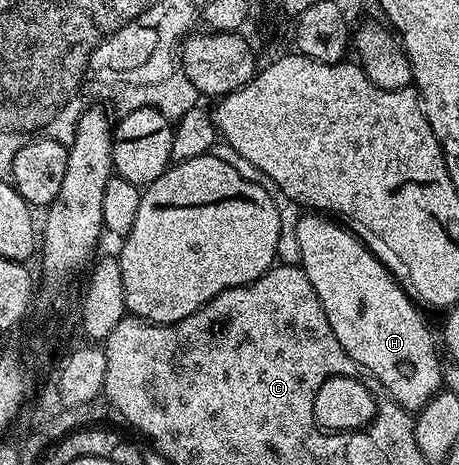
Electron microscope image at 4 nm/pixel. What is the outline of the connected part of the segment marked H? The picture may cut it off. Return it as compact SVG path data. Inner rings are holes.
M322 214L299 215L296 238L300 238L300 266L308 282L312 282L312 290L316 290L320 306L324 306L324 314L328 318L328 326L332 326L332 334L336 334L336 342L344 346L348 358L366 369L374 382L407 412L417 413L442 388L443 361L438 360L435 333L434 336L430 333L425 318L418 313L419 305L411 299L405 287L367 250L366 245L349 227L333 224L330 220L333 219Z

